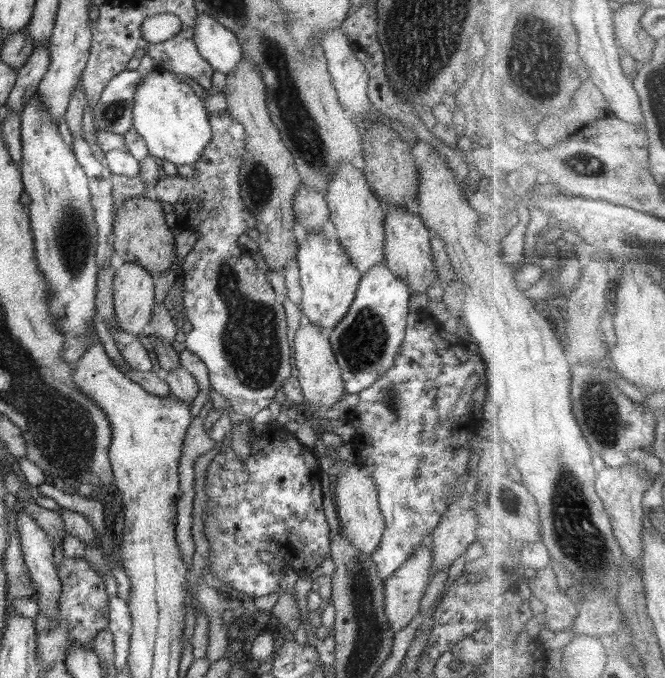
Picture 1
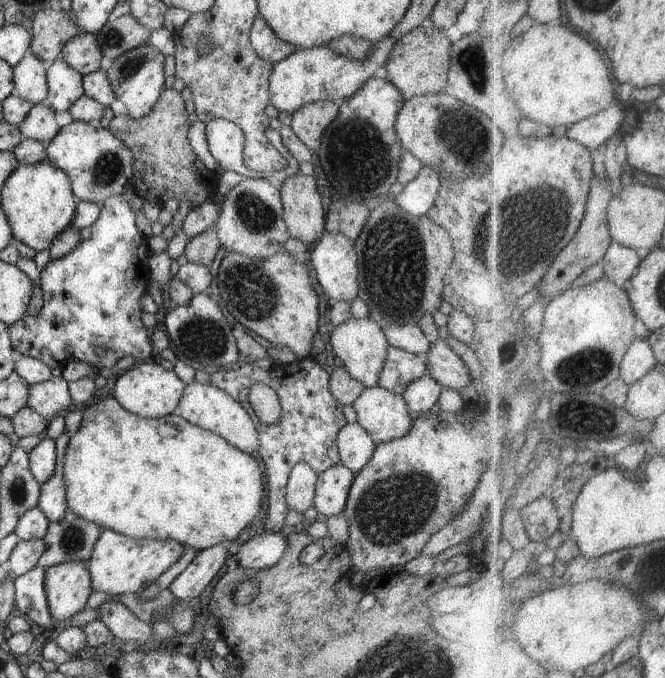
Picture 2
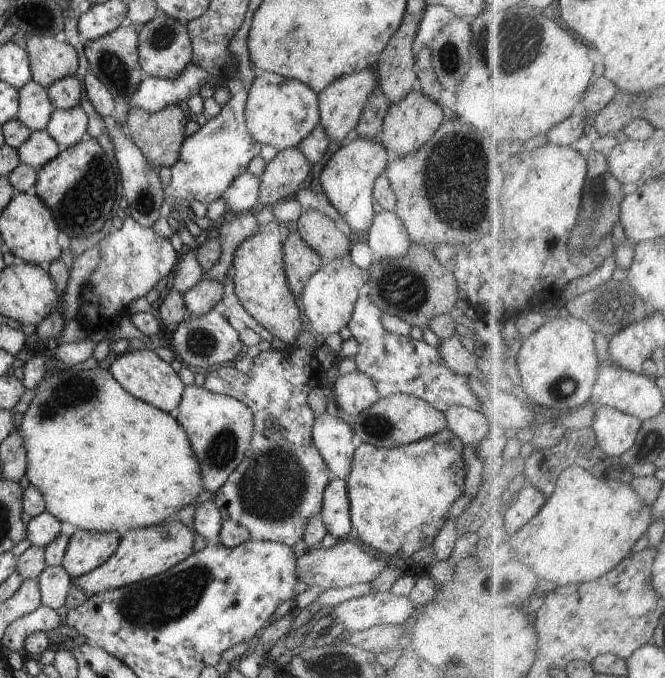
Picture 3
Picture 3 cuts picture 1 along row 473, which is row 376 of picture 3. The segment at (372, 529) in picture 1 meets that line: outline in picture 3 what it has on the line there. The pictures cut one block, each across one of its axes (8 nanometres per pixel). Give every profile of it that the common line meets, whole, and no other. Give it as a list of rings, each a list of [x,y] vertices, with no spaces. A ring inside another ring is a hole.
[[[360,370],[338,376],[334,385],[334,401],[338,409],[356,418],[381,396],[374,382]]]

